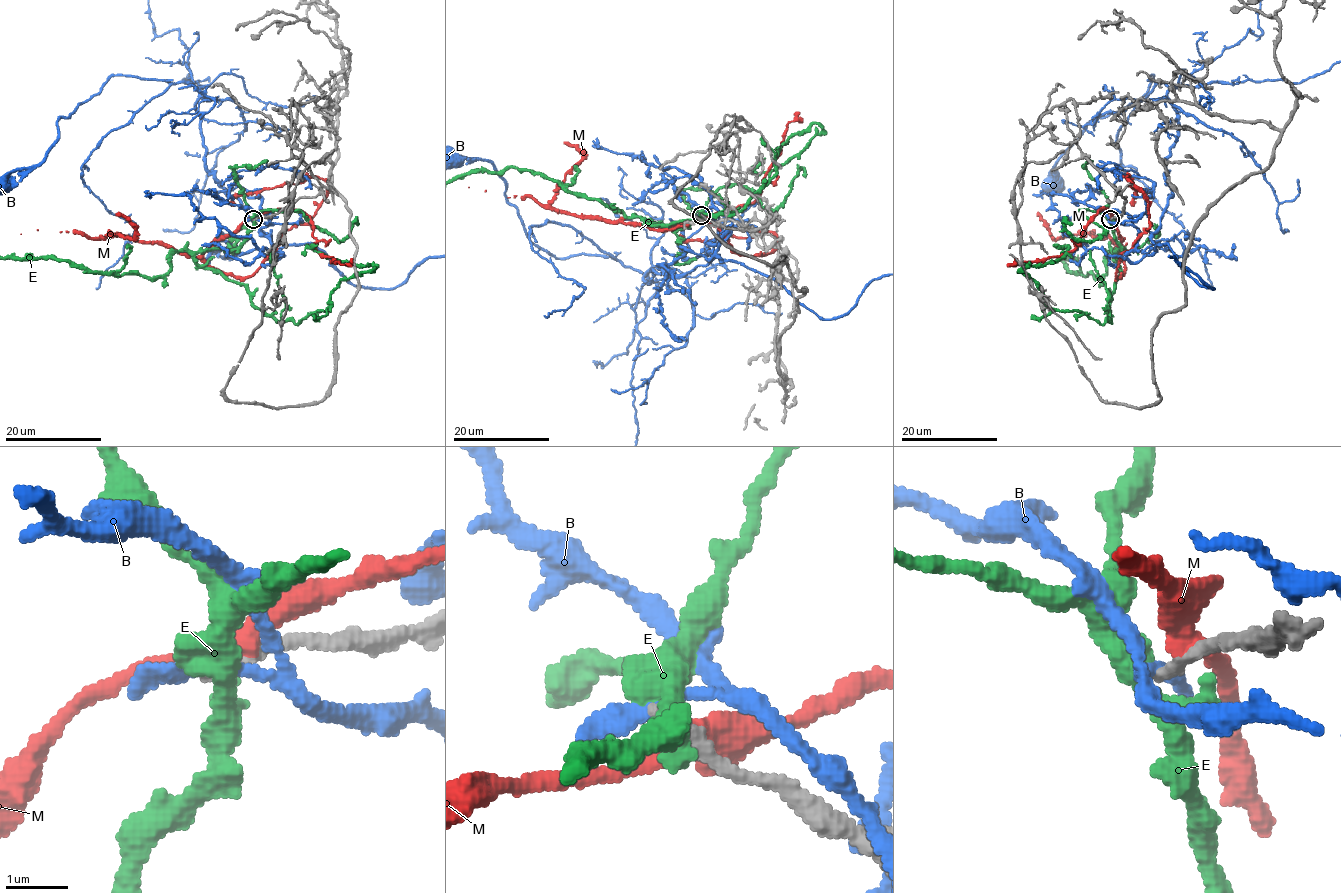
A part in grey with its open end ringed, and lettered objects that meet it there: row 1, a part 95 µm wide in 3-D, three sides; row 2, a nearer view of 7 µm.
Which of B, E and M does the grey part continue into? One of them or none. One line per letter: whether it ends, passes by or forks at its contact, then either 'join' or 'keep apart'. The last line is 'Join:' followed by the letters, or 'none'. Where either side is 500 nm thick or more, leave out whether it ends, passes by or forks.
B: it passes by; keep apart
E: it forks; keep apart
M: it passes by; keep apart
Join: none

